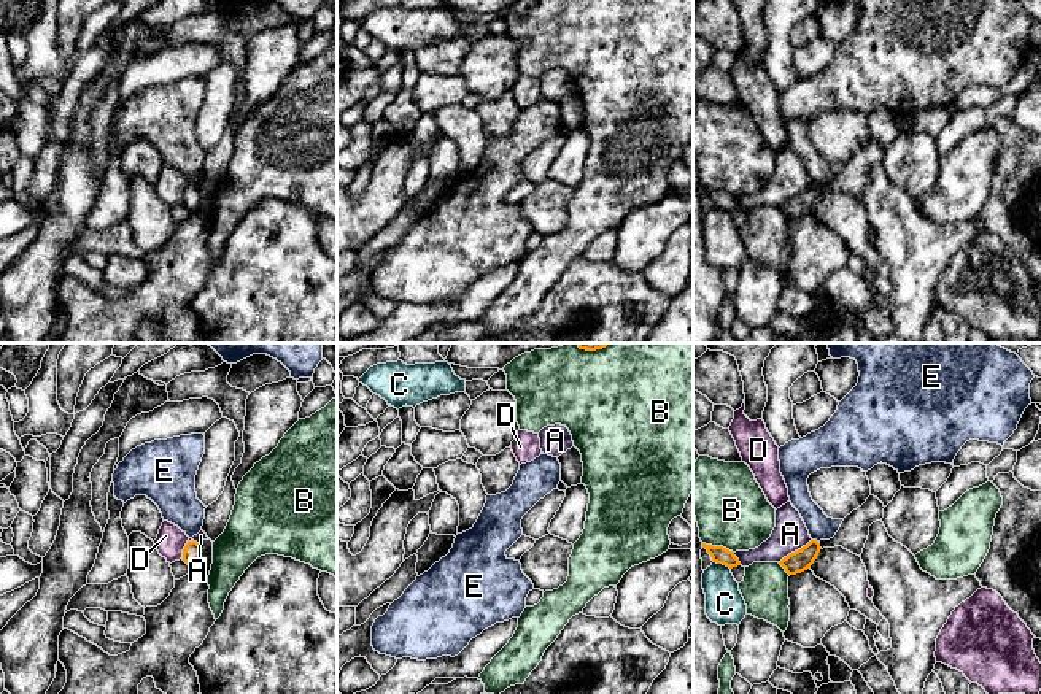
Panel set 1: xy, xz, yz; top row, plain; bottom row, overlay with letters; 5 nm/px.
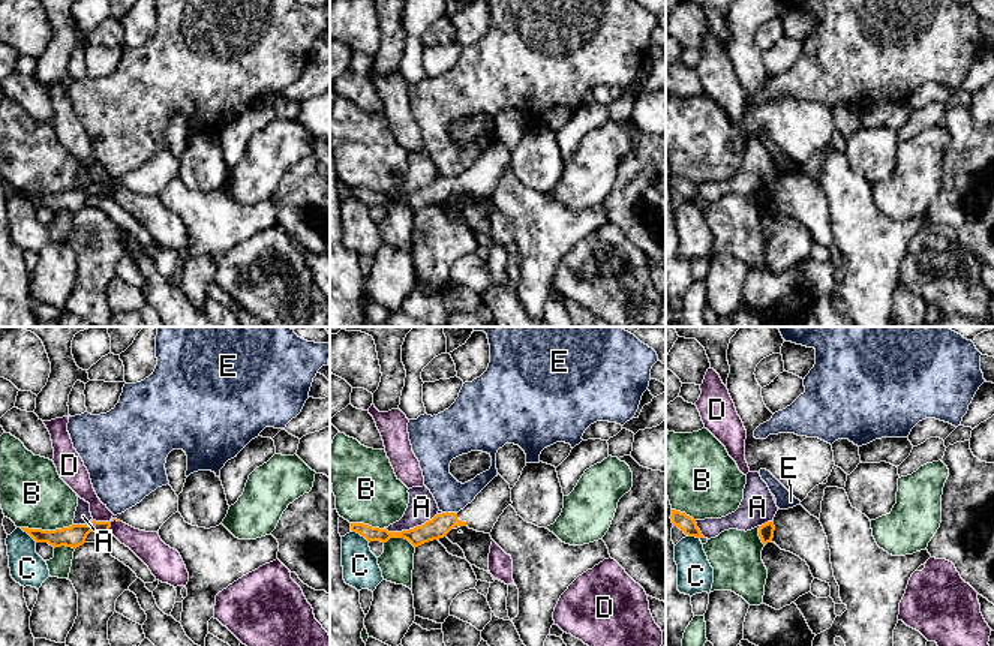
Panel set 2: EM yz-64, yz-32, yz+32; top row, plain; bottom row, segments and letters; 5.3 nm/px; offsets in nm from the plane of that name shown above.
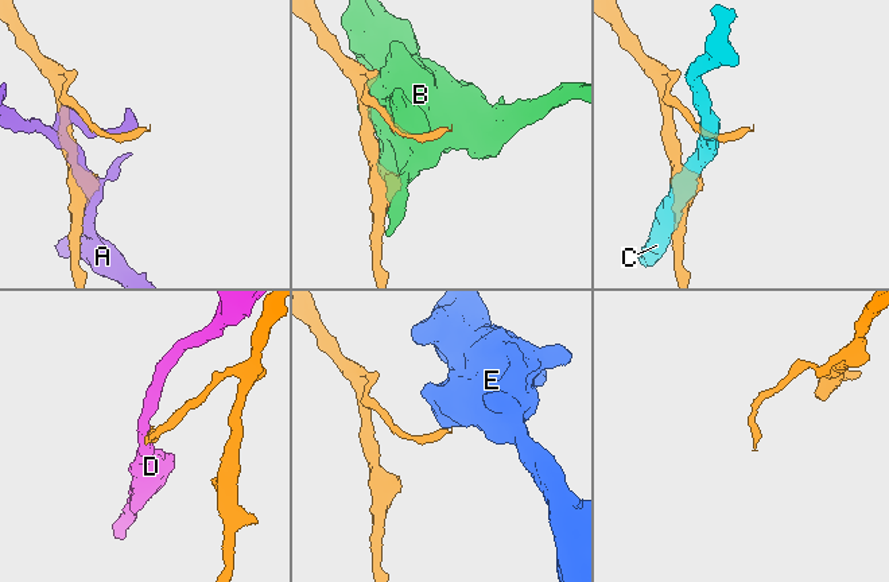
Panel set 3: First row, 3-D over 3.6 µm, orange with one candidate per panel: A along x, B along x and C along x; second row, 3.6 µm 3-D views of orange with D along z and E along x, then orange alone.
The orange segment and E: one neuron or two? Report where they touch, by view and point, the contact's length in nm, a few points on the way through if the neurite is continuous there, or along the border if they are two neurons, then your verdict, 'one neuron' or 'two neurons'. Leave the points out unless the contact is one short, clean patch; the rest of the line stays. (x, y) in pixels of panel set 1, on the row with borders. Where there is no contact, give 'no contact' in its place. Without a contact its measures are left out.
contact yz (816, 540); length 40 nm; border yz (812, 539), (817, 542); two neurons

